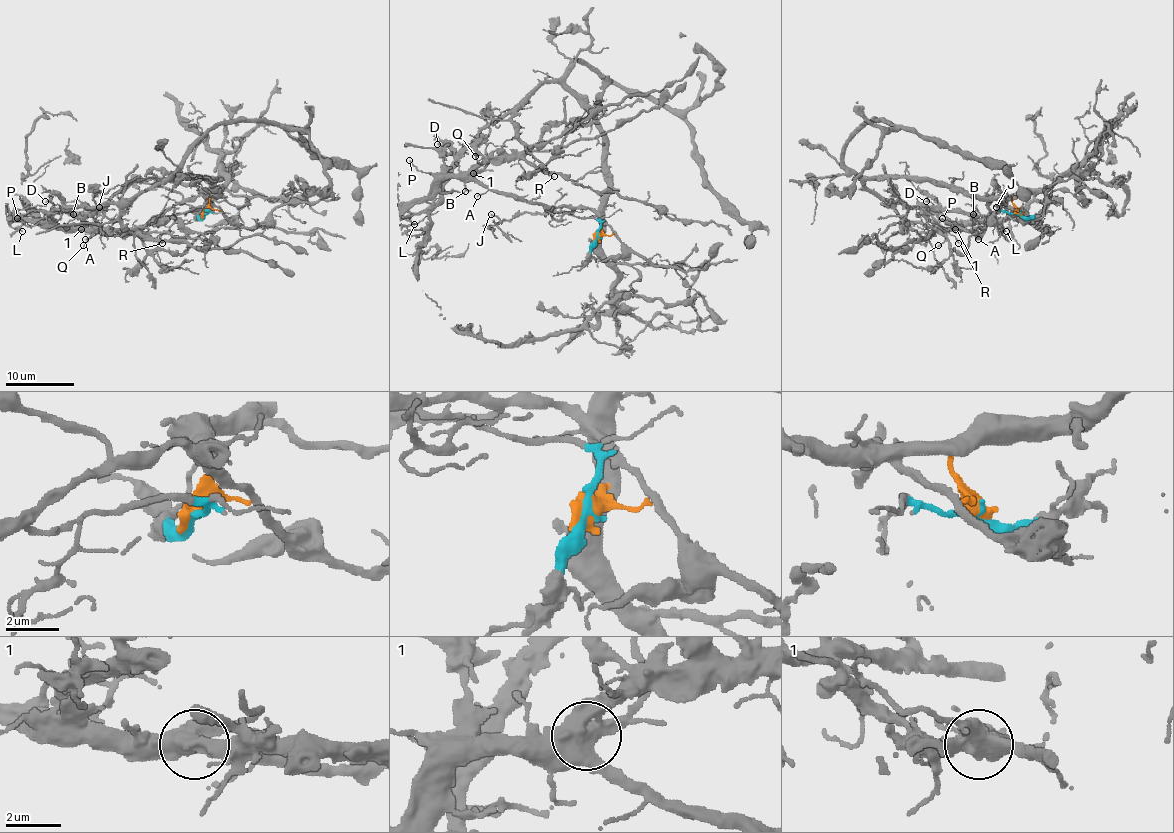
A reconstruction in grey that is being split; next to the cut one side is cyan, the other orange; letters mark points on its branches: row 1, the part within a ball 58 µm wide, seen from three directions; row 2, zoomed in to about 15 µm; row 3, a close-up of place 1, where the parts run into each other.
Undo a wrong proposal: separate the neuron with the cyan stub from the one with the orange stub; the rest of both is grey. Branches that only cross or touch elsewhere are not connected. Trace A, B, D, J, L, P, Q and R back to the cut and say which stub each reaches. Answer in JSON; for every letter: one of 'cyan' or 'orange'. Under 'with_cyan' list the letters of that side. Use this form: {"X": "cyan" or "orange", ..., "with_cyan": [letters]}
{"A": "cyan", "B": "cyan", "D": "cyan", "J": "cyan", "L": "cyan", "P": "cyan", "Q": "cyan", "R": "cyan", "with_cyan": ["A", "B", "D", "J", "L", "P", "Q", "R"]}

